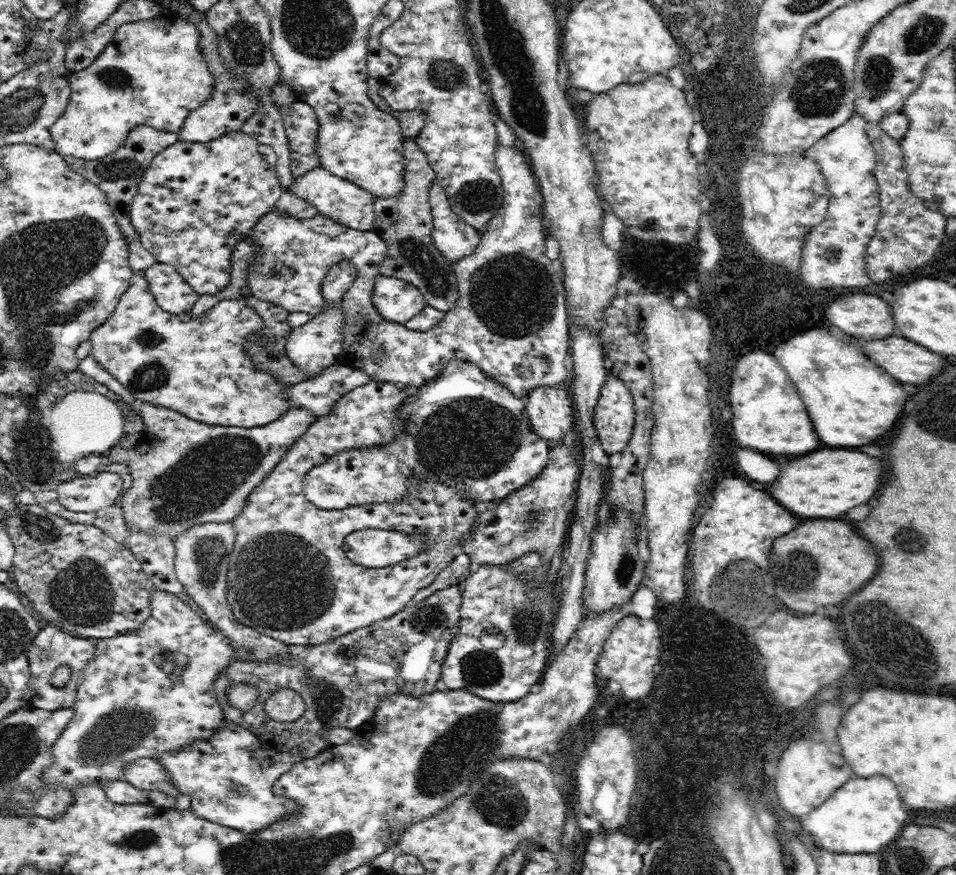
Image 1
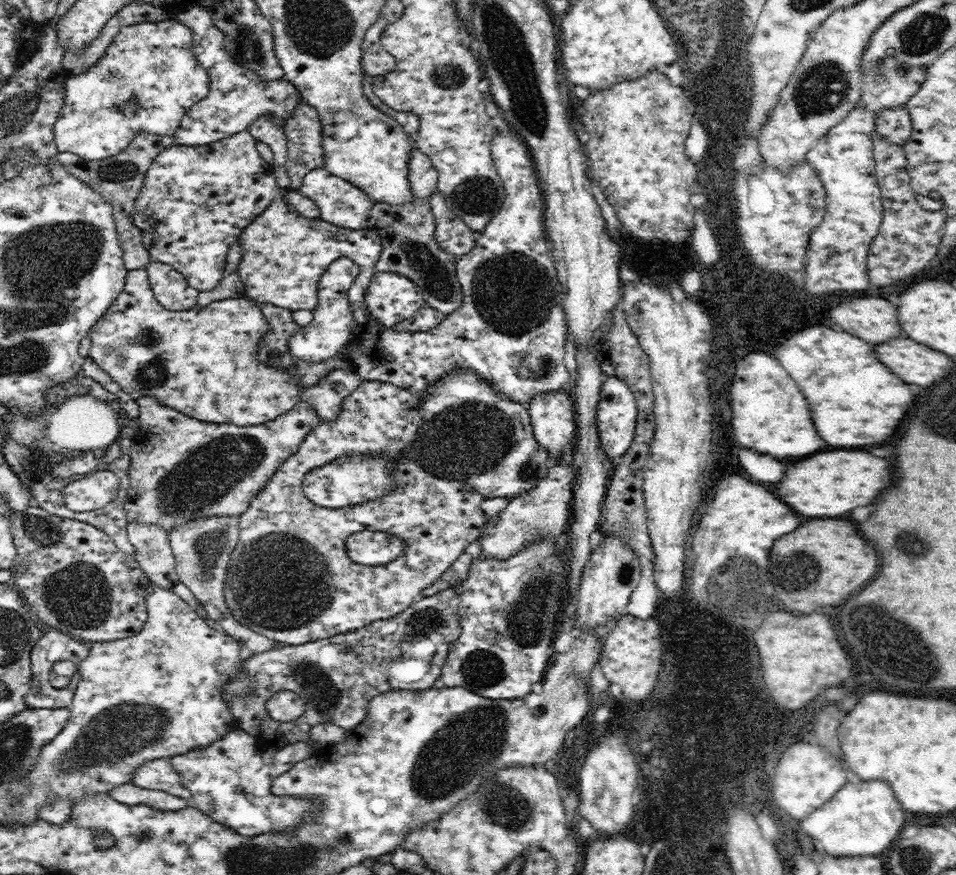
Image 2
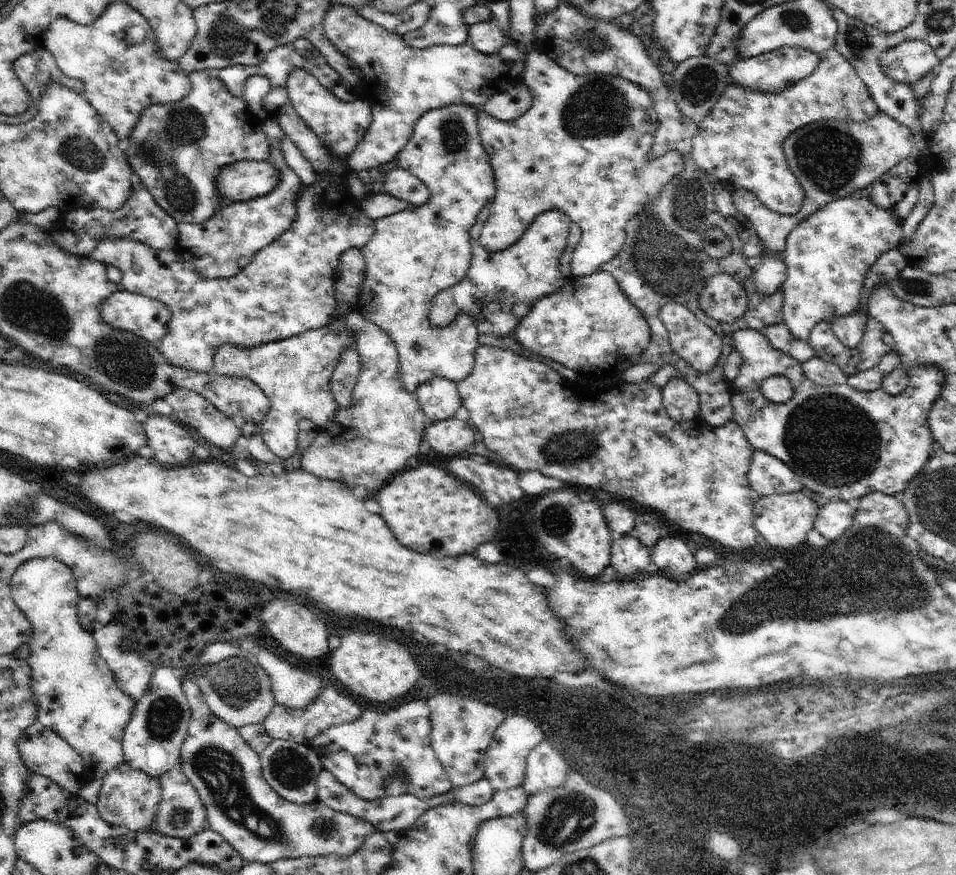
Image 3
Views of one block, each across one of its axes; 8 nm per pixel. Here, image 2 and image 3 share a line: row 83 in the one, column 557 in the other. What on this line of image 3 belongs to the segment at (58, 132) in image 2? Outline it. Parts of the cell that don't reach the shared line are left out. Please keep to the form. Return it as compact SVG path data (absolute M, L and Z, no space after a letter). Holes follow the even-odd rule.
M535 48L527 54L523 76L523 84L529 86L533 94L533 102L523 116L513 122L501 122L481 108L477 110L479 140L489 154L497 186L495 200L487 206L489 218L481 230L479 244L493 254L503 252L523 236L533 218L549 210L561 210L571 224L579 224L581 228L581 240L571 260L571 276L591 276L615 258L625 242L627 222L635 218L643 206L651 204L663 186L681 172L683 160L673 154L655 160L647 158L657 130L657 112L651 96L631 82L605 74L575 76Z

